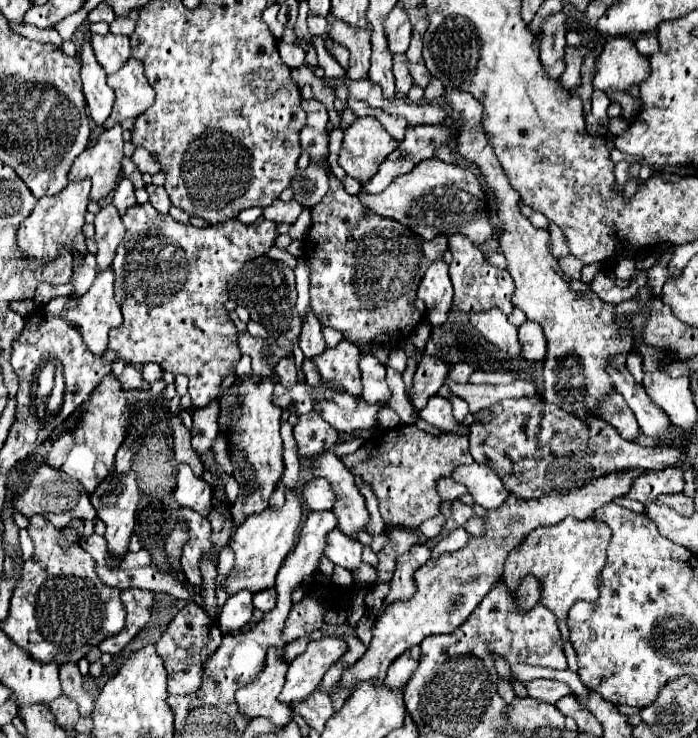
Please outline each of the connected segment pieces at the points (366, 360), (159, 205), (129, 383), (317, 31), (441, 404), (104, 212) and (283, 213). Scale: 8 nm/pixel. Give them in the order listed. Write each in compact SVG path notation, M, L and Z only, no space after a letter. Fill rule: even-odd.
M373 354L363 356L359 366L363 376L363 400L369 404L387 404L391 390L385 382L385 366Z
M147 186L147 192L149 192L149 202L159 210L159 212L169 212L171 208L171 200L169 200L169 194L165 192L163 186Z
M131 364L125 366L123 374L119 376L119 382L121 382L121 386L125 390L137 390L137 388L143 388L145 386L145 382L141 378L141 372L135 366L131 366Z
M309 14L307 16L307 26L309 26L311 34L323 36L325 30L327 30L327 18L325 16L317 16L317 14Z
M441 396L429 398L427 406L419 412L419 416L421 416L425 422L429 422L429 424L433 424L433 426L445 430L445 432L467 432L467 430L469 430L469 428L465 428L465 426L463 426L461 430L457 430L457 422L455 422L455 418L453 418L451 402L449 402L447 398L441 398Z
M107 204L99 210L95 216L95 242L99 252L95 254L97 258L97 272L107 270L113 262L115 250L119 242L123 240L123 222L113 204Z
M275 200L271 206L267 206L263 210L263 216L271 222L285 222L285 224L293 224L299 214L303 212L303 206L299 206L295 200L289 200L289 202L281 202L281 200Z

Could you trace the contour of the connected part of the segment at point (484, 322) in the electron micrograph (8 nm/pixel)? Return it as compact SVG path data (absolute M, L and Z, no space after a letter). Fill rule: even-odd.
M491 308L487 312L469 314L469 322L489 344L499 348L507 356L519 356L517 328L507 320L501 310Z

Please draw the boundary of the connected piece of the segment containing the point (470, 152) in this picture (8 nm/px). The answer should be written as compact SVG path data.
M447 88L445 104L449 108L449 118L457 134L457 154L475 164L485 176L489 190L495 192L495 210L501 220L497 244L507 258L507 272L515 280L511 302L515 308L525 312L529 320L539 322L547 336L549 344L543 364L543 398L567 410L569 414L585 418L587 414L593 414L593 408L601 404L601 400L613 390L607 366L617 370L625 368L625 354L633 348L633 340L629 336L621 338L617 334L621 316L615 314L613 306L605 304L587 284L569 280L561 272L557 260L549 252L549 232L533 228L531 222L517 210L519 194L511 188L499 160L487 144L487 136L483 134L481 126L483 108L479 102L475 102L475 98L471 98L467 92Z

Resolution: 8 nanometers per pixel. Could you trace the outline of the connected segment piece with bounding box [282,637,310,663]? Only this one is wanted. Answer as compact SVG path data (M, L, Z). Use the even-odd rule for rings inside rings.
M303 637L286 644L282 652L283 659L286 662L291 663L298 655L302 654L306 650L309 642L309 638Z

